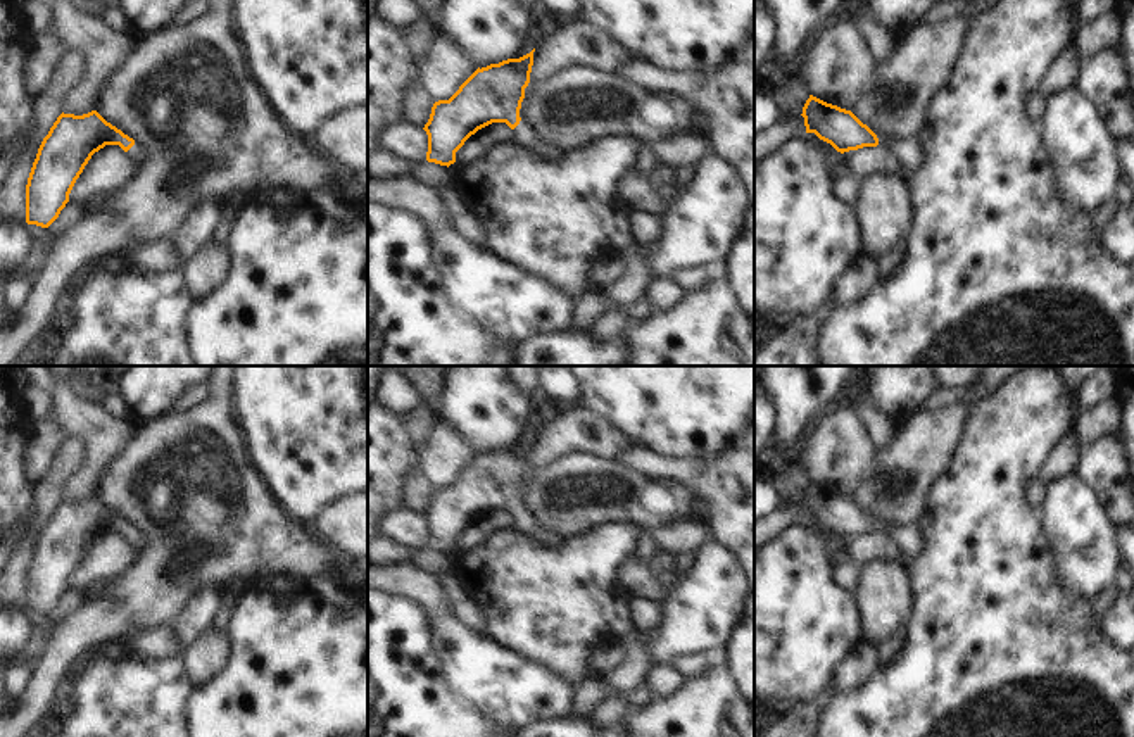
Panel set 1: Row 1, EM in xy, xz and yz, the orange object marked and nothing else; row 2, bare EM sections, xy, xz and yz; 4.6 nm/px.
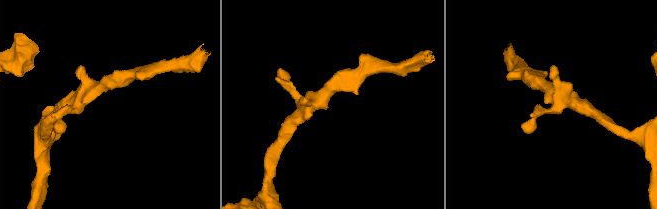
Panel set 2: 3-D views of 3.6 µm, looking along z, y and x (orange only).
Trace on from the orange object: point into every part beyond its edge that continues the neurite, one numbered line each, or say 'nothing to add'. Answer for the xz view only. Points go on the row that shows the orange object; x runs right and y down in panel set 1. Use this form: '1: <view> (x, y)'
1: xz (523, 135)

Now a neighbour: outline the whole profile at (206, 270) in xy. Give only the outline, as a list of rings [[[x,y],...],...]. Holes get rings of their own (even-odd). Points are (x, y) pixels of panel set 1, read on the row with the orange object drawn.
[[[209,240],[181,264],[180,271],[188,292],[202,300],[224,281],[230,271],[230,250],[226,243]]]

